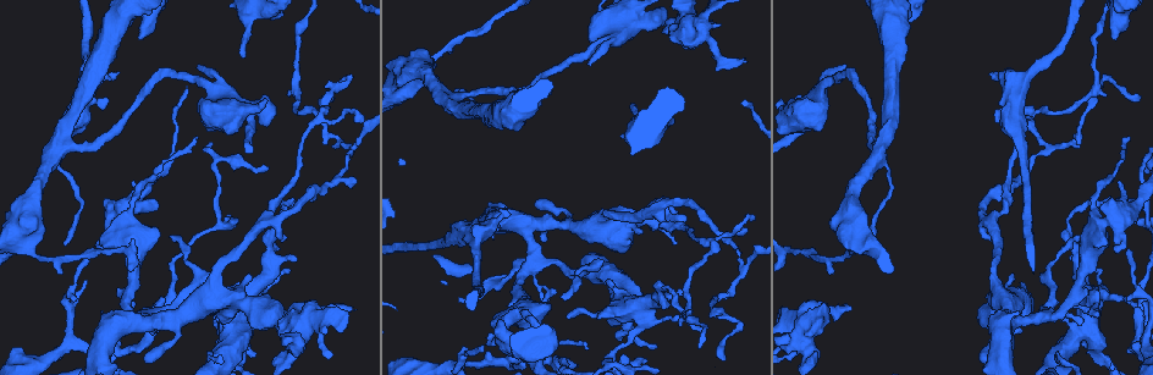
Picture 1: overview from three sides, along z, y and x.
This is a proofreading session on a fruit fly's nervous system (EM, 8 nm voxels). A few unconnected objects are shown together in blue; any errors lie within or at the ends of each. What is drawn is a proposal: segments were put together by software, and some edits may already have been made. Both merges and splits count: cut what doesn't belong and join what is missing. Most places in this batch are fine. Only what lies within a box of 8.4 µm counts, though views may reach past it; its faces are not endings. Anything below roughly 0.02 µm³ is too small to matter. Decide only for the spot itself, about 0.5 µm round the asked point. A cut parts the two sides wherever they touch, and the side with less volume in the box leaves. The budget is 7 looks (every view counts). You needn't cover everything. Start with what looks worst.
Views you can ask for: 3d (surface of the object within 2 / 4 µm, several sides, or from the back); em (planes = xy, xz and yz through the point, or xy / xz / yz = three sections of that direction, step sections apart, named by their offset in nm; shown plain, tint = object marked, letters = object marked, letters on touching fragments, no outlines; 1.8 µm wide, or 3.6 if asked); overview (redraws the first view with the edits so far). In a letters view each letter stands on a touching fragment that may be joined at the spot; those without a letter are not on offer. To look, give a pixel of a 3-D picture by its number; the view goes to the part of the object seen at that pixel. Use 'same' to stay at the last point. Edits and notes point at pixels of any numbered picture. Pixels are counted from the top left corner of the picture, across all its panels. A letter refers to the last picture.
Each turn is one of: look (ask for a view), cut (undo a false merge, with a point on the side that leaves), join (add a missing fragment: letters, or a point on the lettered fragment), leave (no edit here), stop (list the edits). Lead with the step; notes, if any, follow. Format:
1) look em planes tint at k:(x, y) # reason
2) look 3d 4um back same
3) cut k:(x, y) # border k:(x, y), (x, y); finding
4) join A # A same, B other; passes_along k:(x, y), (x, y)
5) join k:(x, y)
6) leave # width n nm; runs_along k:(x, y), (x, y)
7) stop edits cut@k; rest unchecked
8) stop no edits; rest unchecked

look em planes letters at 1:(1115, 41) # stops while still wide

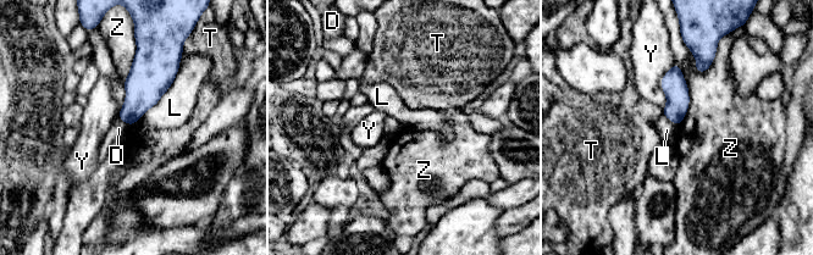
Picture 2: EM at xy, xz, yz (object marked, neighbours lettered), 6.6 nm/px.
leave # longest_contact L 550 nm; D other, L other, T other, Y other, Z other; border 2:(675, 61), (689, 95), (679, 126); no lettered fragment goes on from it

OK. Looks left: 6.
look 3d 4um at 1:(319, 113) # abrupt turn

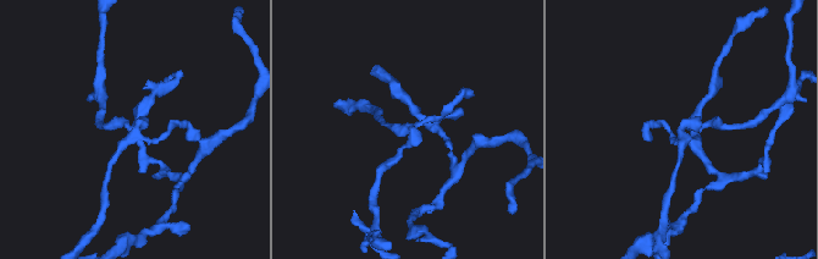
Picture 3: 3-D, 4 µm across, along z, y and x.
look em planes letters at 3:(693, 128)

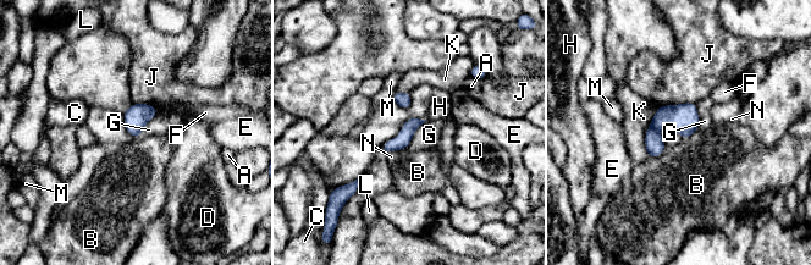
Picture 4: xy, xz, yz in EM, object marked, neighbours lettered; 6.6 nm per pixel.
leave # A other, B other, C other, D other, E other, F other, G other, H other, J other, K other, L other, M other, N other; all the same cell

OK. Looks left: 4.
look em xy step 16 letters at 1:(294, 304) # thick end

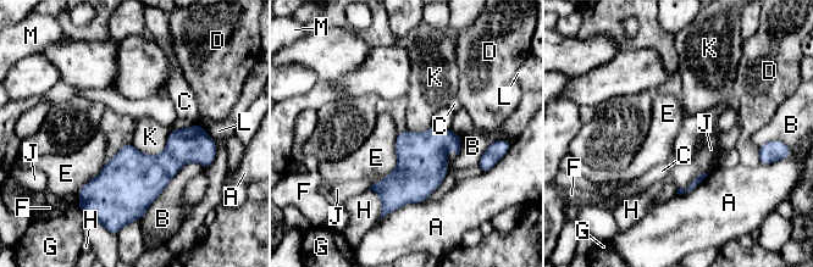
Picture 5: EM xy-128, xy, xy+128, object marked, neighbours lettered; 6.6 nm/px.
look em planes letters same

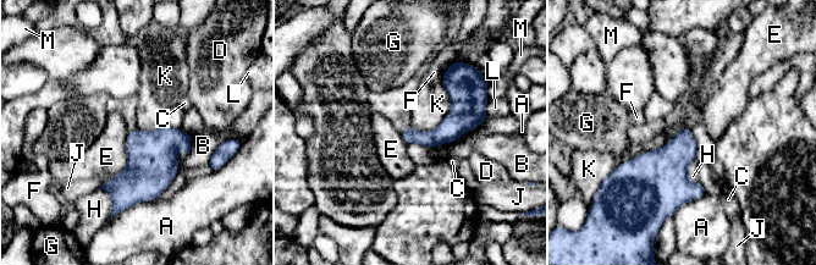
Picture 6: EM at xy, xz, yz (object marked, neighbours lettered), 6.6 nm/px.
leave # A other, B other, C other, D other, E other, F other, G other, H other, J other, K other, L other, M other; border 6:(441, 82), (451, 109), (417, 131); no lettered fragment goes on from it

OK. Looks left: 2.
stop no edits; rest unchecked

